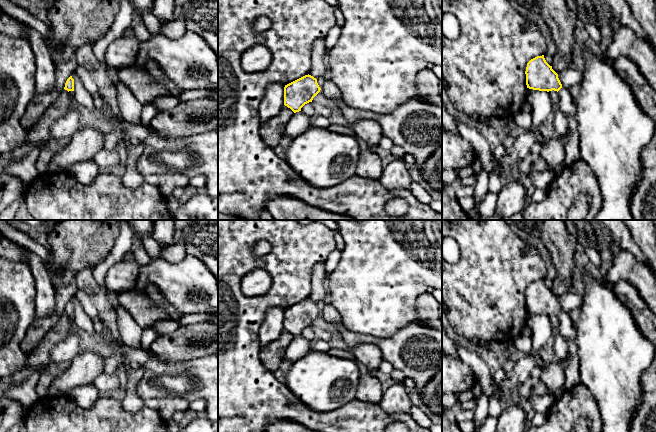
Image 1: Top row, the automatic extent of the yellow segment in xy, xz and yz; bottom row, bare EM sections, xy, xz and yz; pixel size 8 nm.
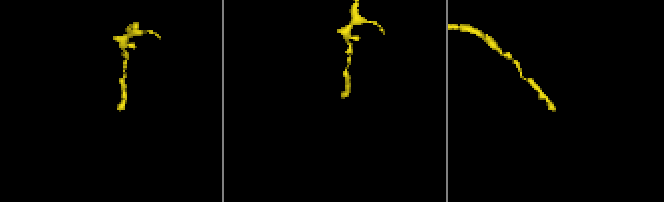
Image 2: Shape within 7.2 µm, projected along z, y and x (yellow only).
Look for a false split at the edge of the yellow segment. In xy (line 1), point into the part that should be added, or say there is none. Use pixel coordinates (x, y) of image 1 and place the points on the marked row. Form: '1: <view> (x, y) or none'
1: none

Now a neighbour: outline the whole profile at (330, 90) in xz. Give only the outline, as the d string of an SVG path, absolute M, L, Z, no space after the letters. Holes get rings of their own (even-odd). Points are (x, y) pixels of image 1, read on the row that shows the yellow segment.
M325 80L321 91L329 99L342 100L341 93L338 87L331 80Z

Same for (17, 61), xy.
M0 33L0 155L22 146L31 129L22 125L22 117L36 91L36 60L26 37Z

